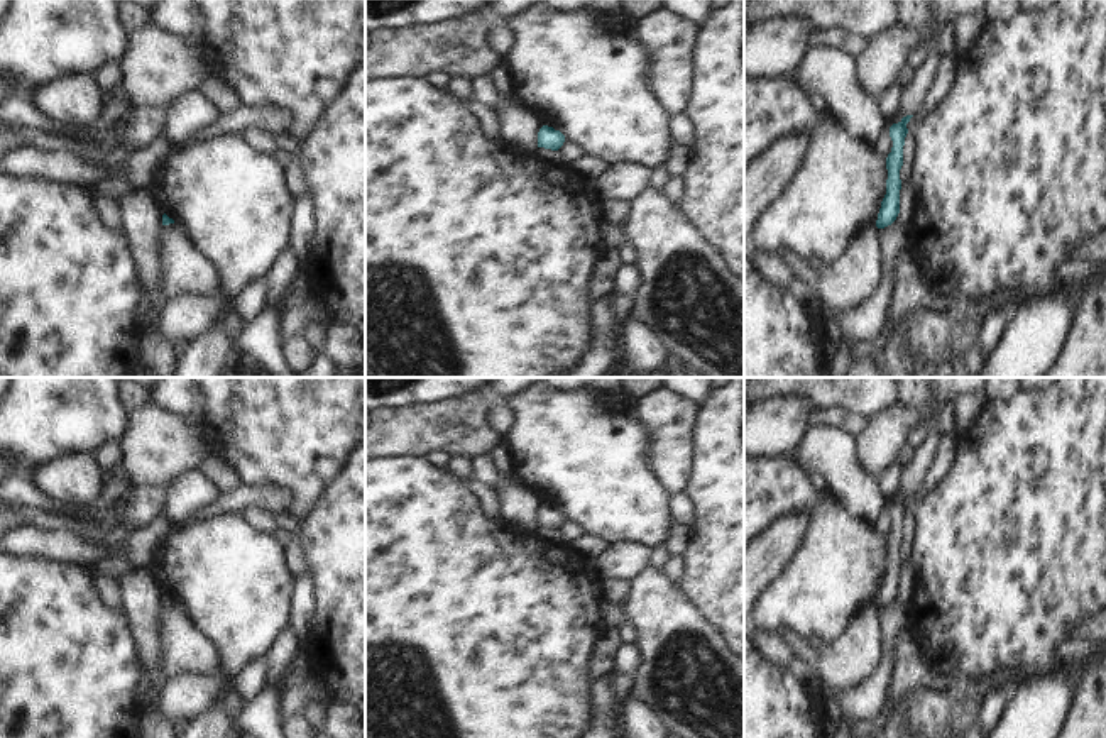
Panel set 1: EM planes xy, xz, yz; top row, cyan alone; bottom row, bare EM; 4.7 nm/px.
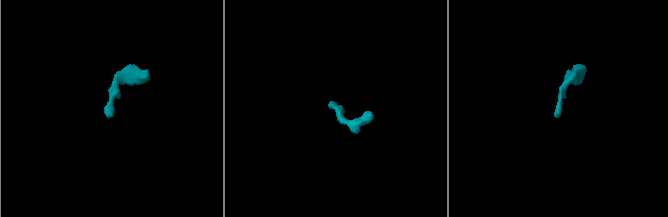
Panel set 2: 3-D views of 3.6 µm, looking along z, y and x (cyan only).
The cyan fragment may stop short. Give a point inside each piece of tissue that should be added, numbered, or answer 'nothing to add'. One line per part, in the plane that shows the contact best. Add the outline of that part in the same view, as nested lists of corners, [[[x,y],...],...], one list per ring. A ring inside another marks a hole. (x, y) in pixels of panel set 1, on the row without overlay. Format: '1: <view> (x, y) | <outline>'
nothing to add

